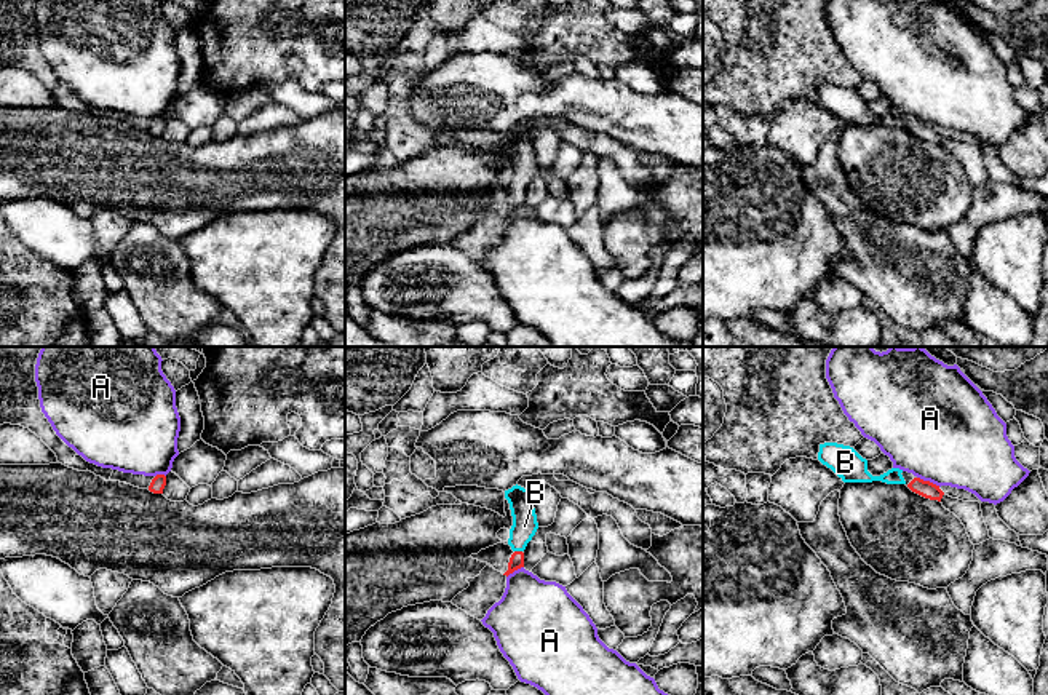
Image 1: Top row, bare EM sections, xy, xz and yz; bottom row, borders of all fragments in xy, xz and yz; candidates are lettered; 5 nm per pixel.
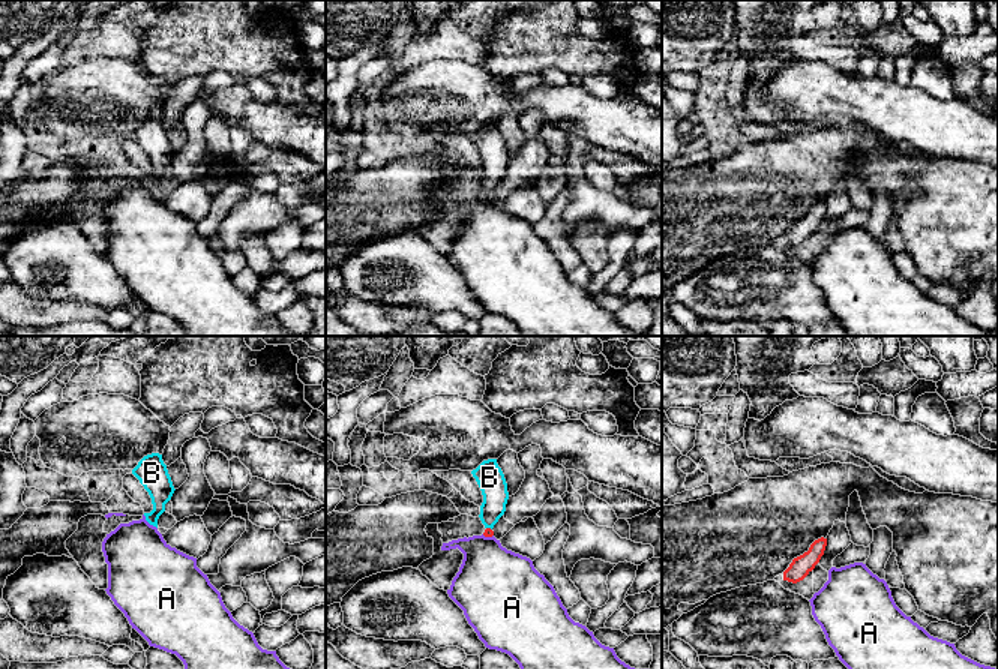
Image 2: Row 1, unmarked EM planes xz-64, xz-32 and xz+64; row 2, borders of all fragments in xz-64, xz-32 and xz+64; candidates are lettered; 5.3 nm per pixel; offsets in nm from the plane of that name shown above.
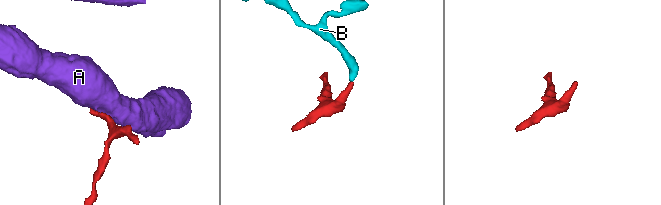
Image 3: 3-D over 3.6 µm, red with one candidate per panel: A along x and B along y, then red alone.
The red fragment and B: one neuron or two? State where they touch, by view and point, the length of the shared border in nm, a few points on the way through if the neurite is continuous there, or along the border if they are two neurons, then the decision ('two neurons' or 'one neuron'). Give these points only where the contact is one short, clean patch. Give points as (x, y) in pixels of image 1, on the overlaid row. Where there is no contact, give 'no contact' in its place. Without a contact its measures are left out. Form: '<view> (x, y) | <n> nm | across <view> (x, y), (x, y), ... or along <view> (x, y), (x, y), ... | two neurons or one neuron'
xz (518, 552) | 40 nm | across xz (516, 561), (518, 552), (518, 539), (524, 526) | one neuron

